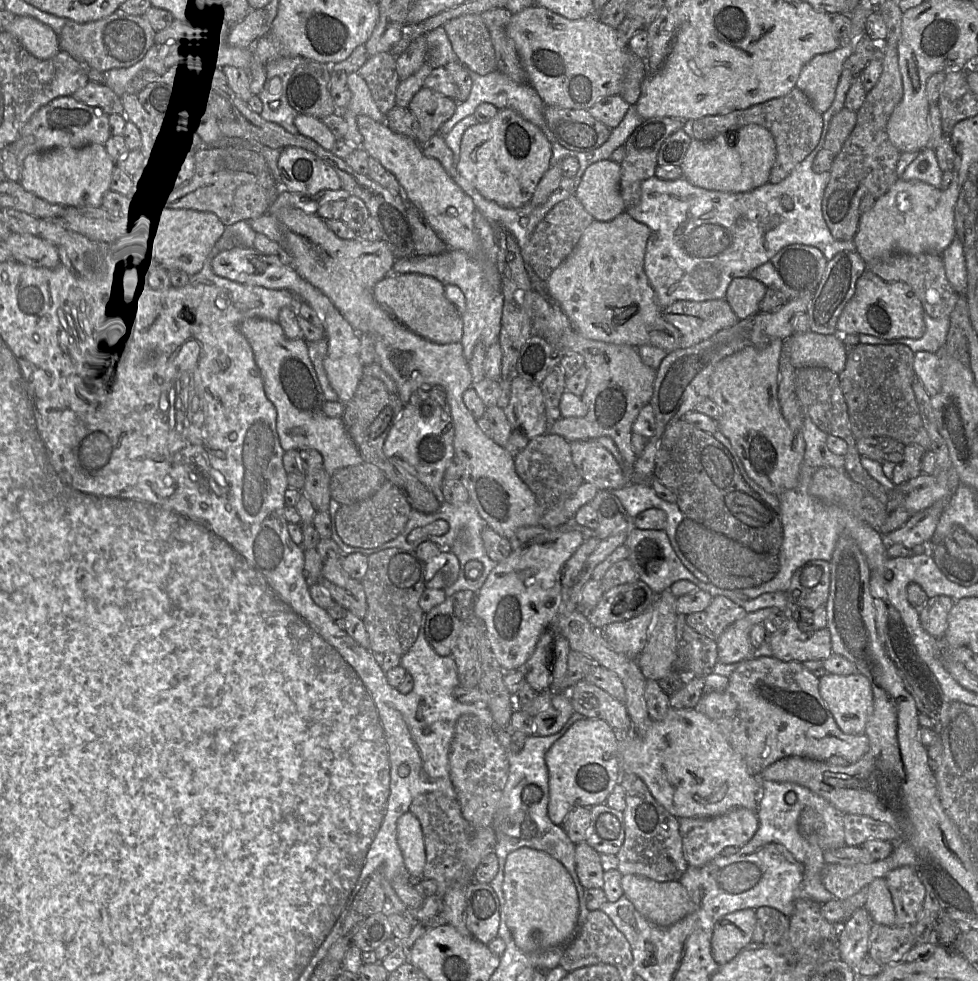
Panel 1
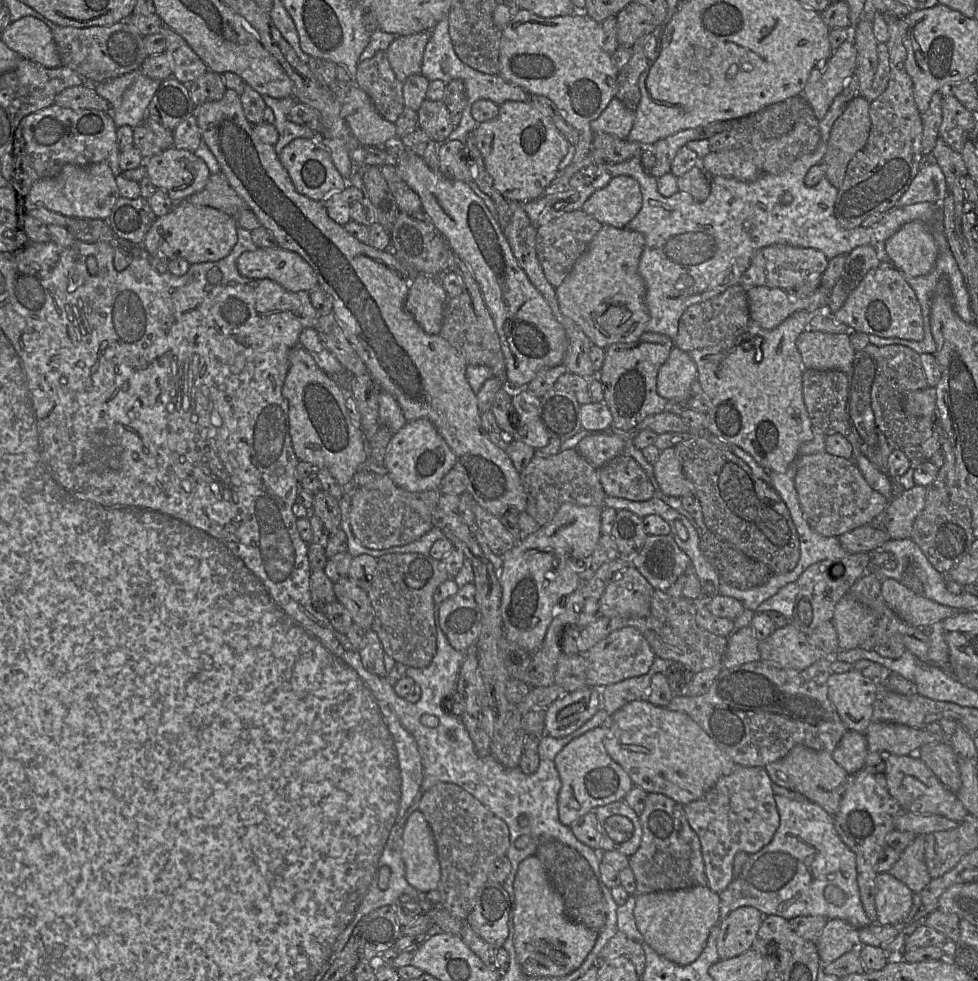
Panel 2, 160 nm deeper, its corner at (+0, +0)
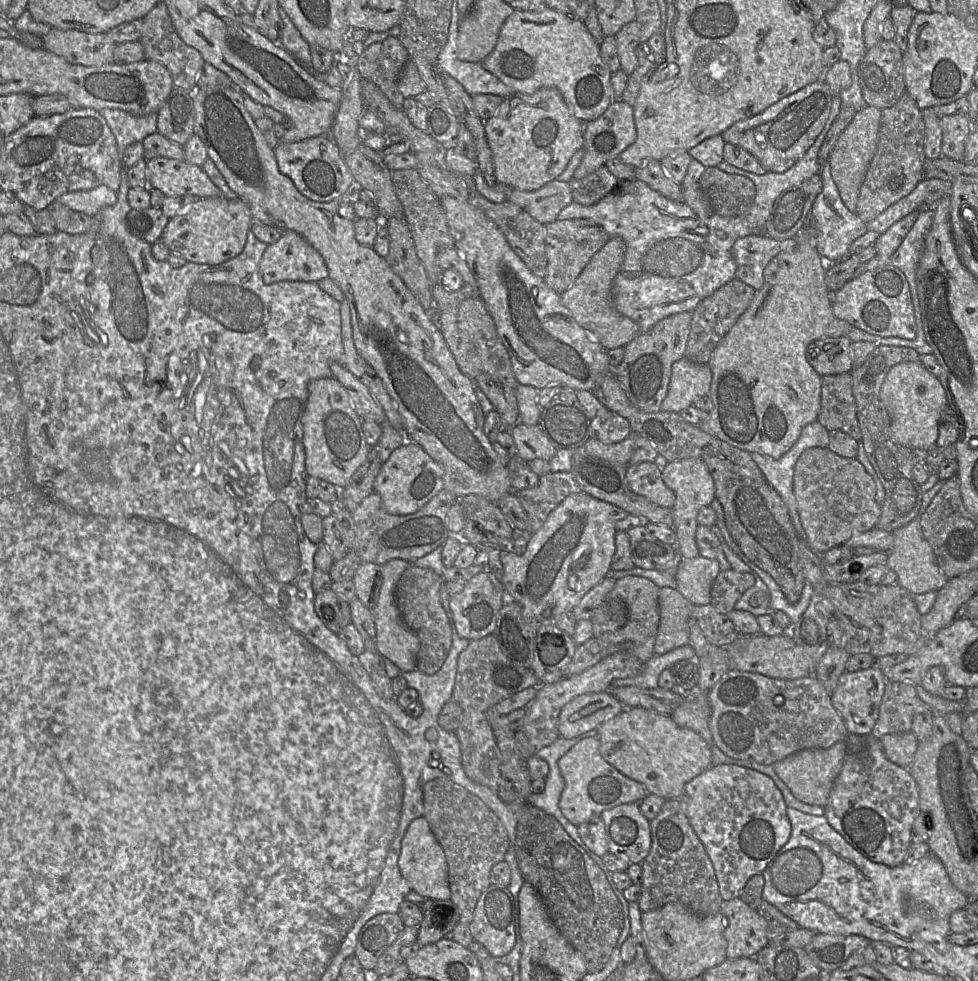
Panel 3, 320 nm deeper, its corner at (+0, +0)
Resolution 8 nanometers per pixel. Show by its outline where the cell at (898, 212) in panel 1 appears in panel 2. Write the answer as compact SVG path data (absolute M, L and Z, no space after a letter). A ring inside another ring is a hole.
M922 221L905 224L886 241L885 253L900 272L910 276L929 274L938 256L932 226Z

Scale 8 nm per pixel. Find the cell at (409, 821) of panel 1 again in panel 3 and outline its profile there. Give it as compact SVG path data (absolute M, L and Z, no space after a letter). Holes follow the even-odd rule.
M426 817L414 819L402 840L399 869L411 890L425 898L449 900L451 890L448 882L448 865L442 846L433 834Z

